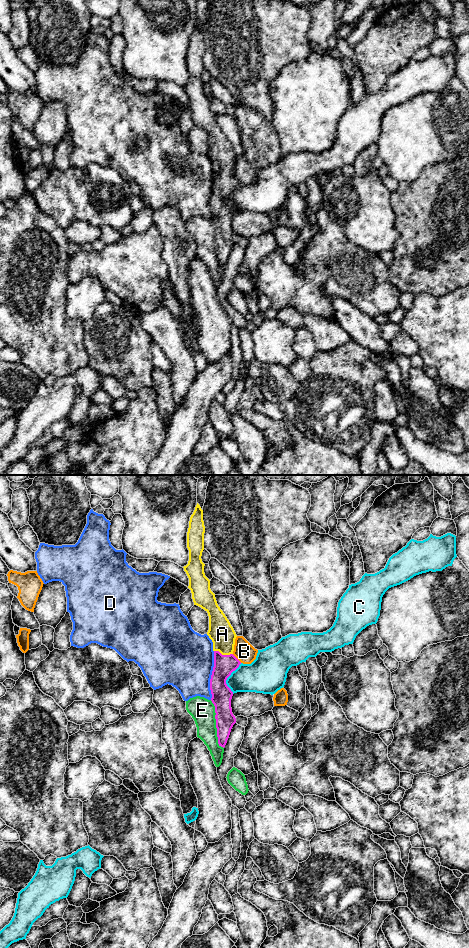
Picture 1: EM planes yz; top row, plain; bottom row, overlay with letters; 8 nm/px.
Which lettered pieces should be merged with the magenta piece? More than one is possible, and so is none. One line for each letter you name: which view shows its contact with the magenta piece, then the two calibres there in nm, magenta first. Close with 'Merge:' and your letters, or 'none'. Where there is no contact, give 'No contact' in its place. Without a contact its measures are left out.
A: Touches magenta in yz. Thickness 170 nm (magenta) against 200 nm
Merge: A

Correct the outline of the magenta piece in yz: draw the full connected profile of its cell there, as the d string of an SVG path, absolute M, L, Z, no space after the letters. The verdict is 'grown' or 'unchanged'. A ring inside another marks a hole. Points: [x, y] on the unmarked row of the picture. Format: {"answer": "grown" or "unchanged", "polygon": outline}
{"answer": "grown", "polygon": "M197 23L187 52L189 81L183 88L189 98L188 108L191 110L194 125L204 129L209 136L207 155L213 162L214 171L214 187L210 199L211 221L215 226L218 264L224 268L236 243L231 228L233 212L227 206L226 200L241 182L233 175L237 155L218 126L215 114L210 109L210 100L204 93L205 84L201 79L204 53L203 30Z"}

